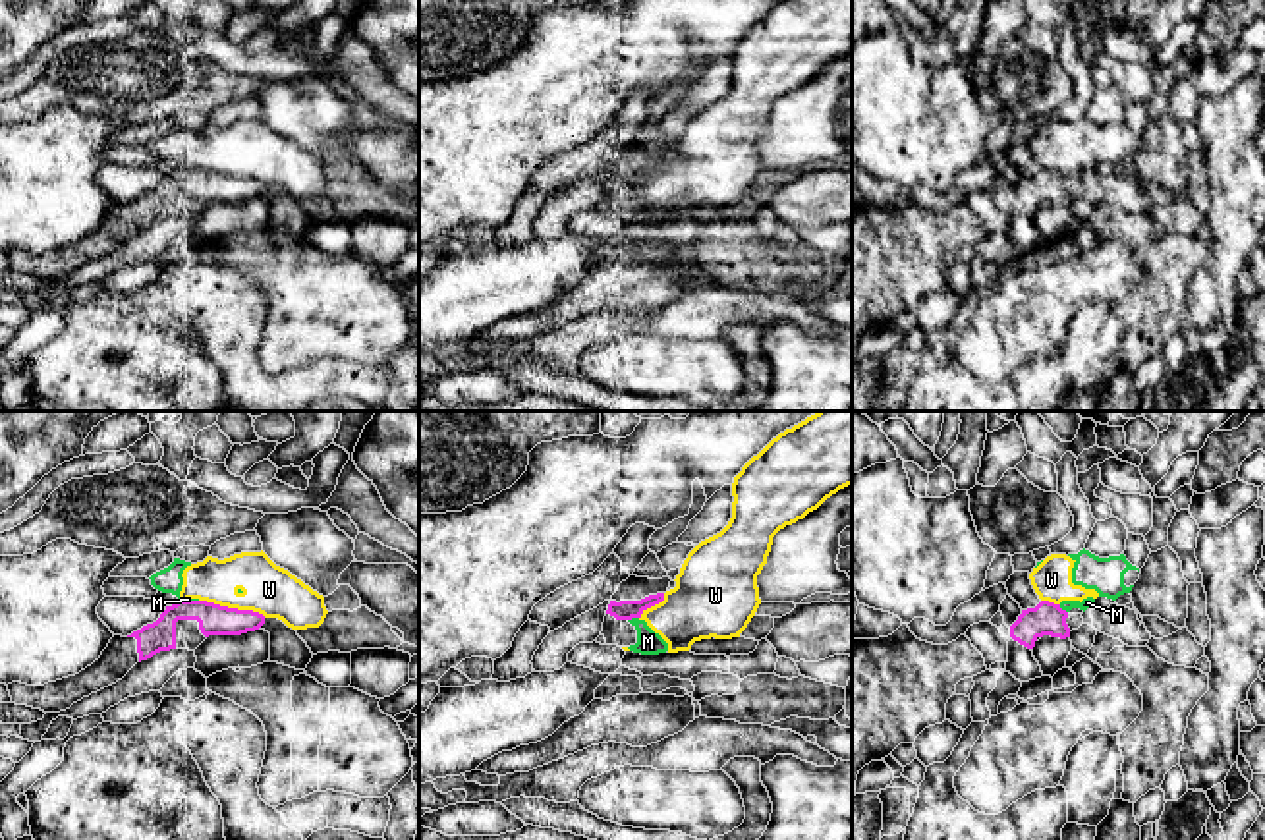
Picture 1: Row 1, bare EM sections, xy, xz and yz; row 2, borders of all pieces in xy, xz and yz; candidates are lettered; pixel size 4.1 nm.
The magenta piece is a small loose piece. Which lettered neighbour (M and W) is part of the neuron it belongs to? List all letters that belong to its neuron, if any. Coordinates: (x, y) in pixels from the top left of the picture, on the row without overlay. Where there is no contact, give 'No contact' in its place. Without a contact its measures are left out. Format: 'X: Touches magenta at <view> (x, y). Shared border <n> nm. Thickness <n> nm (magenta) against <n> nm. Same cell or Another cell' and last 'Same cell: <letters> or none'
M: Touches magenta at xz (632, 184). Shared border 50 nm. Thickness 80 nm (magenta) against 100 nm. Another cell
W: Touches magenta at xy (232, 176). Shared border 280 nm. Thickness 130 nm (magenta) against 220 nm. Another cell
Same cell: none

